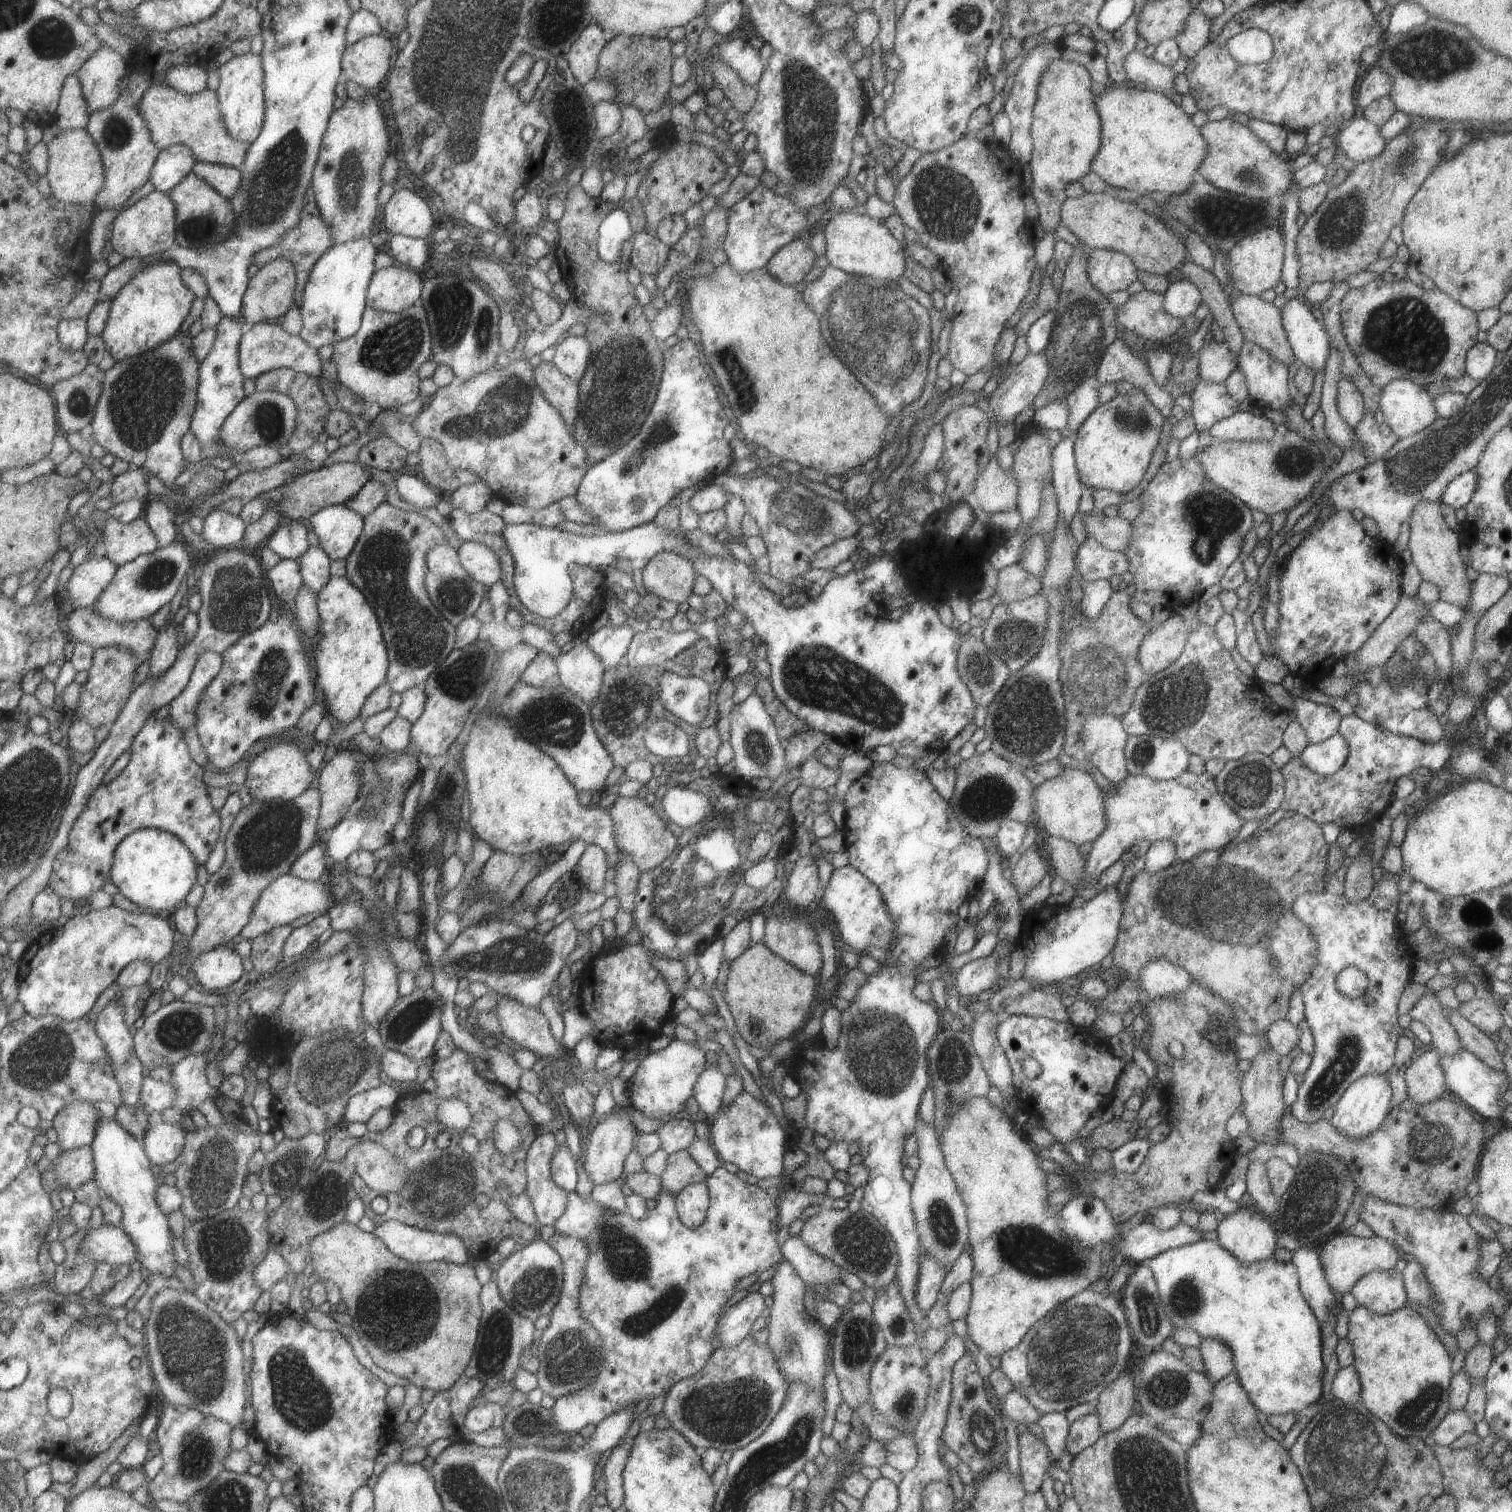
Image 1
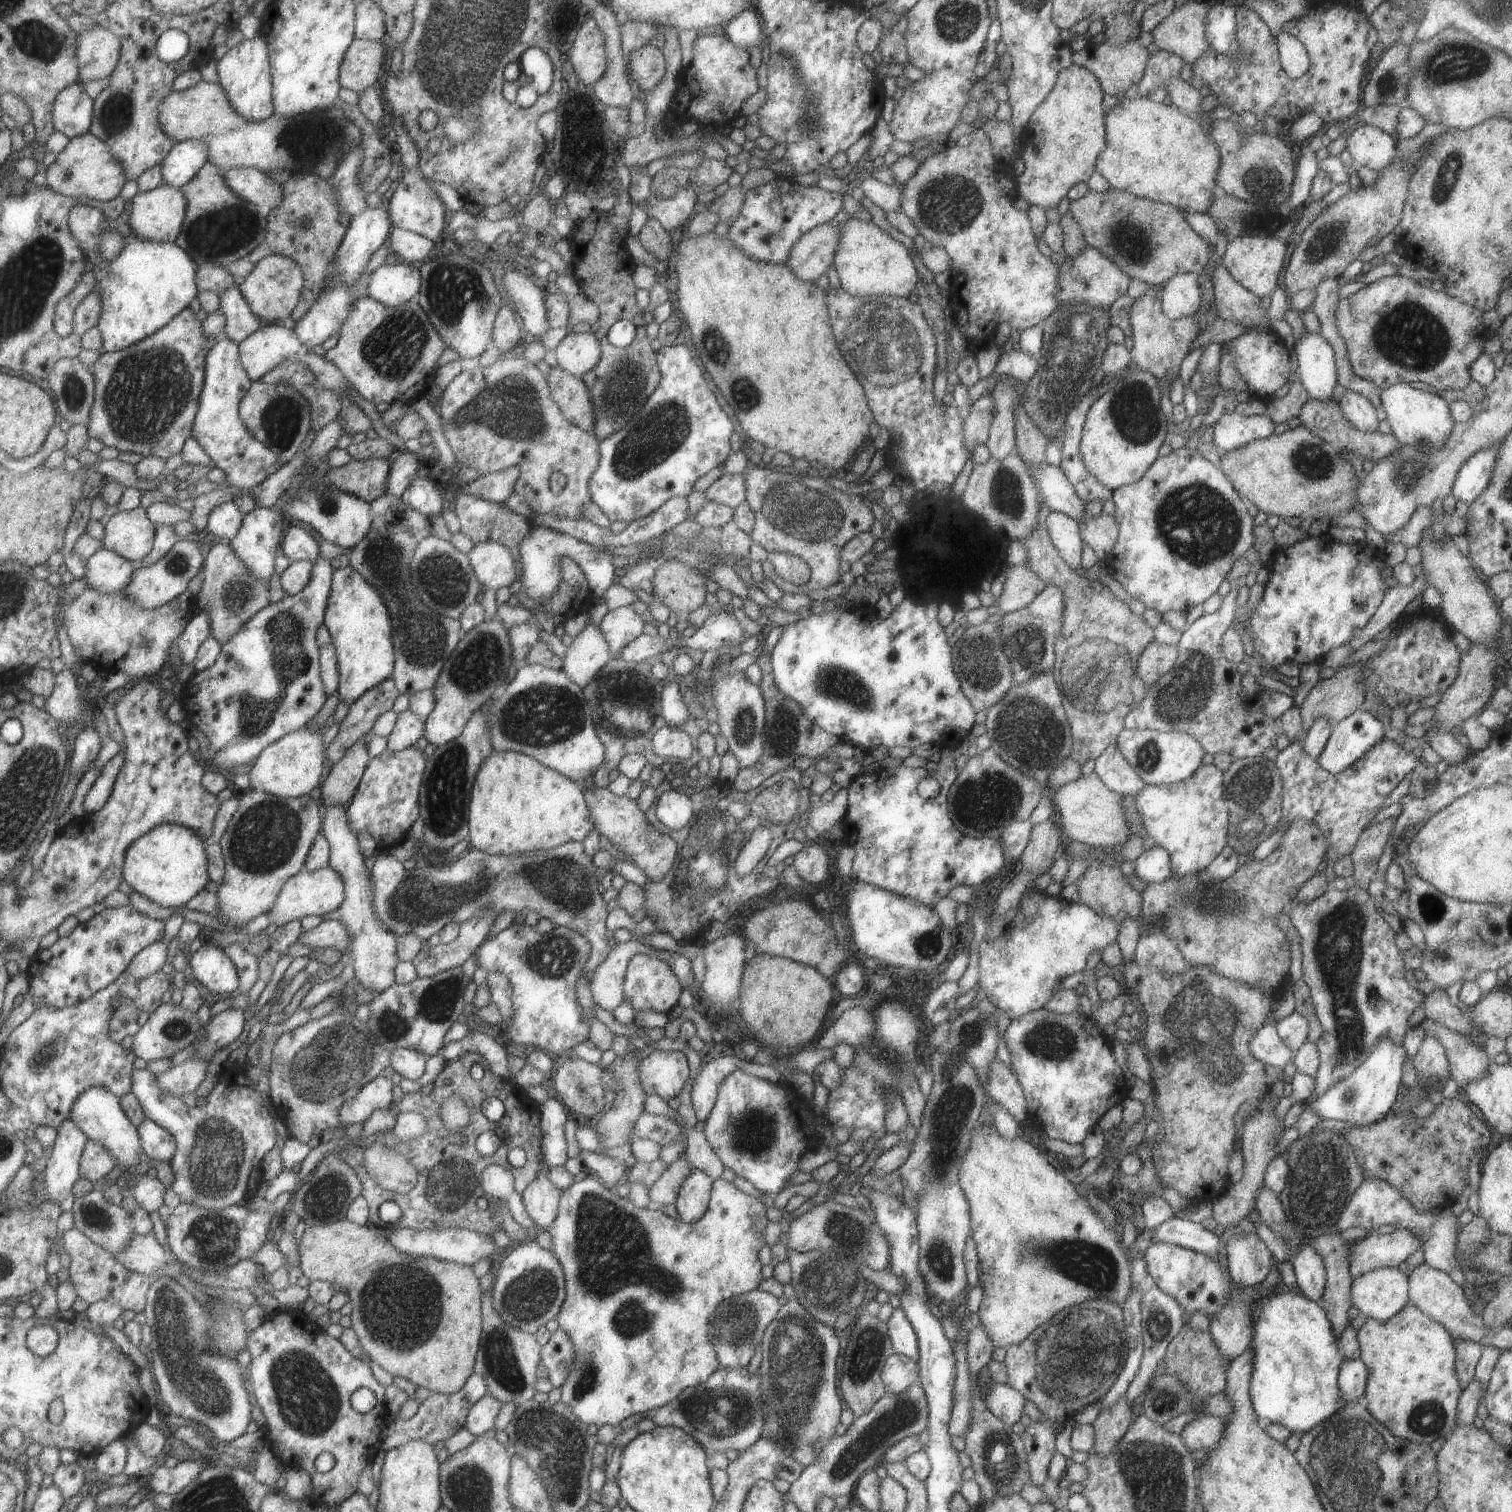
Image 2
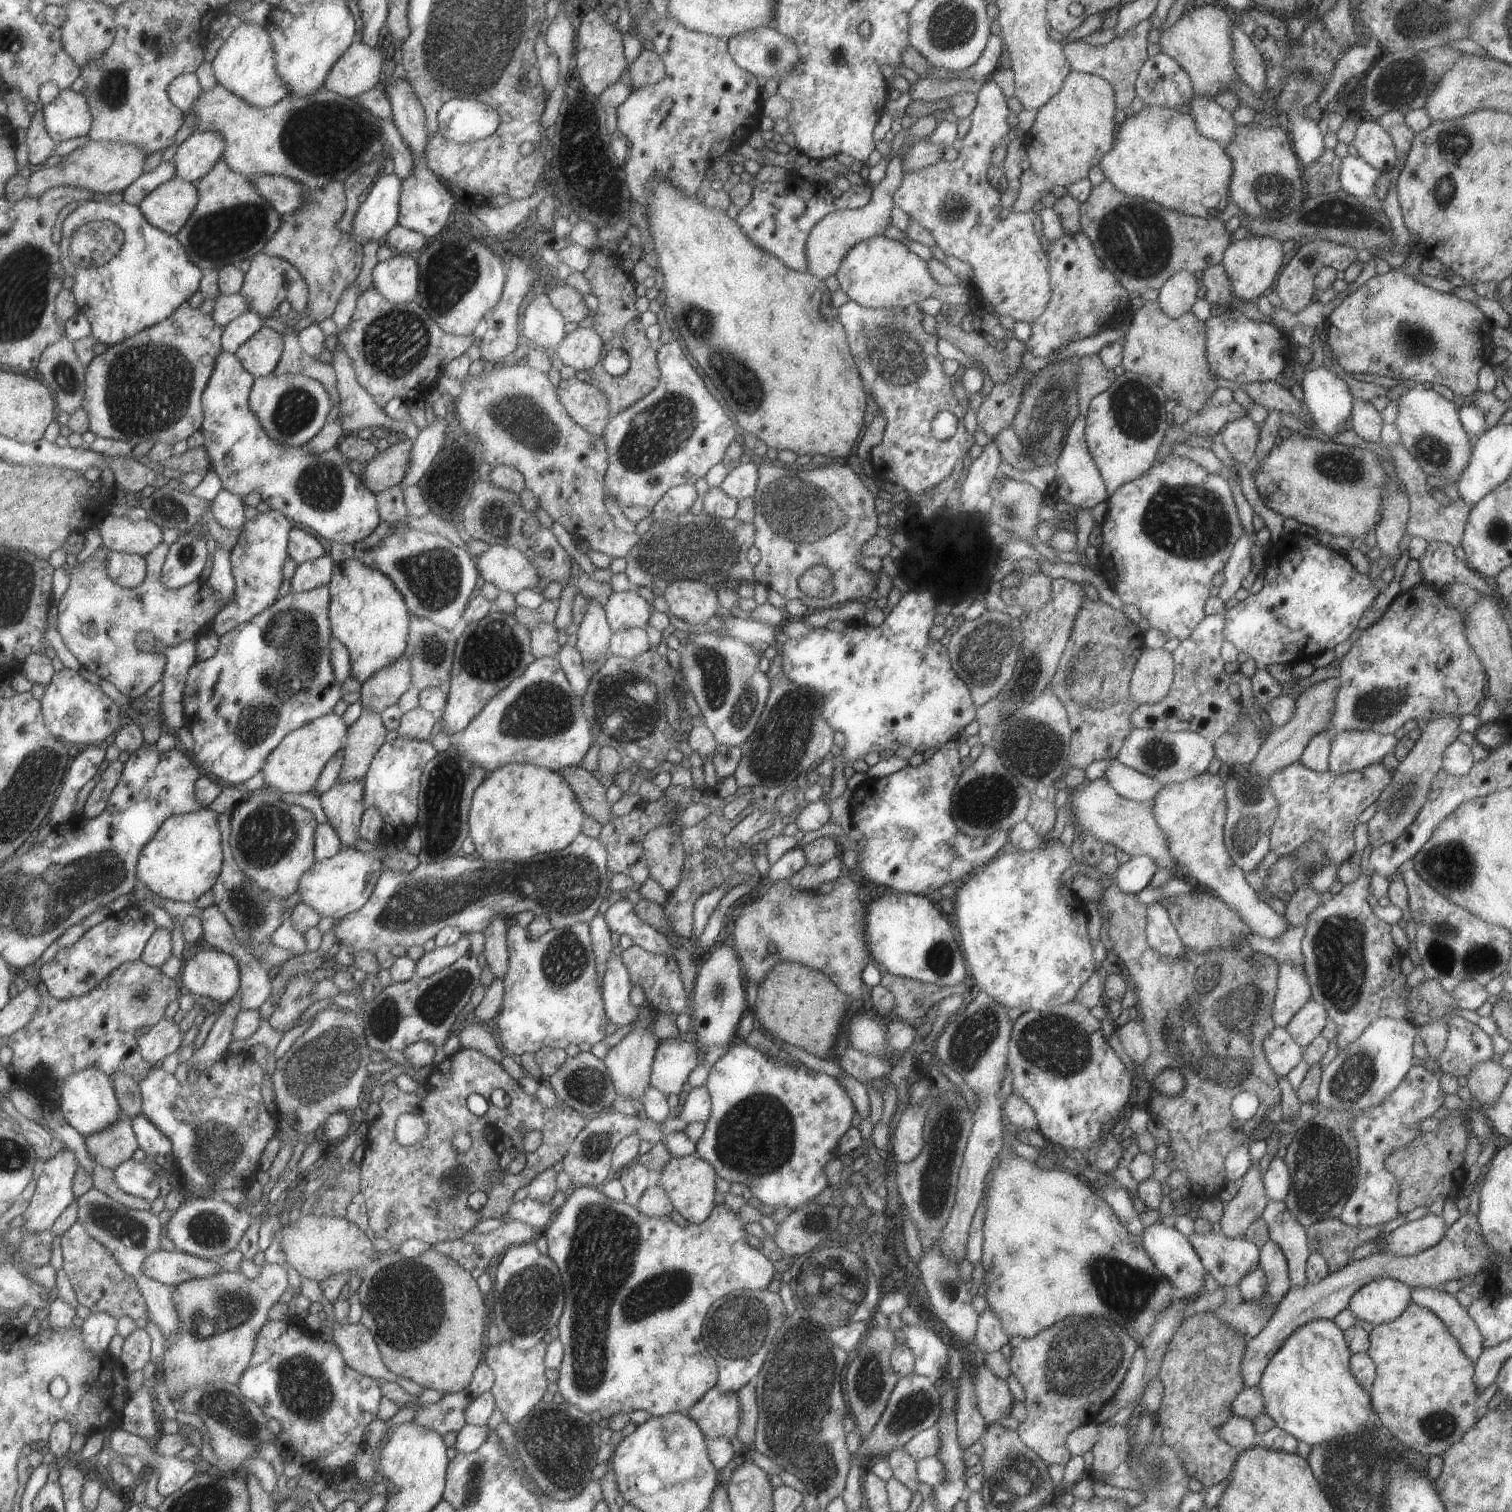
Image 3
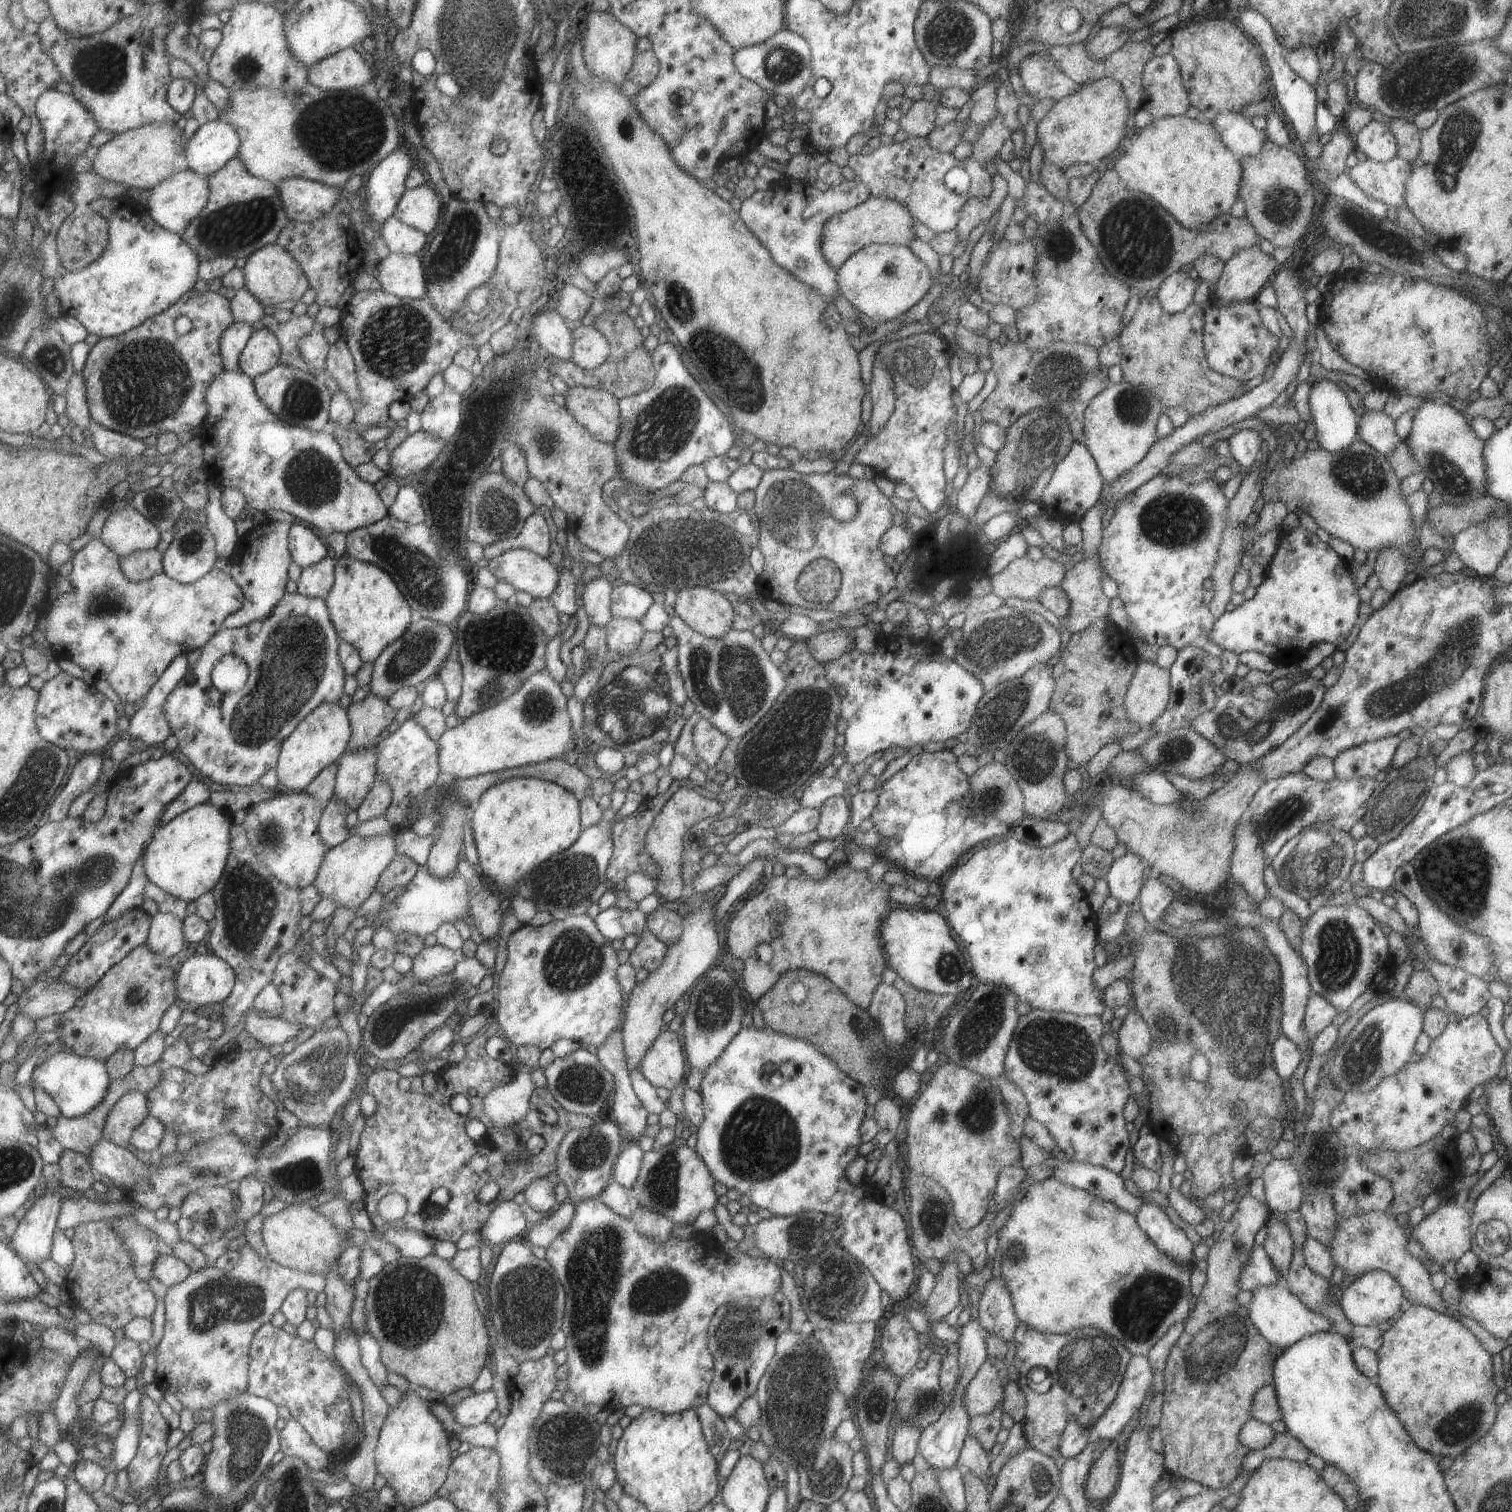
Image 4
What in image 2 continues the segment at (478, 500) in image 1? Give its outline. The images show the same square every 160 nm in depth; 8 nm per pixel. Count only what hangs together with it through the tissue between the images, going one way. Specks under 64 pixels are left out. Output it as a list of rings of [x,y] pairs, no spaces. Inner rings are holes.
[[[511,467],[503,472],[480,475],[464,487],[462,494],[504,504],[514,493],[515,481],[520,478],[521,473],[521,467]]]

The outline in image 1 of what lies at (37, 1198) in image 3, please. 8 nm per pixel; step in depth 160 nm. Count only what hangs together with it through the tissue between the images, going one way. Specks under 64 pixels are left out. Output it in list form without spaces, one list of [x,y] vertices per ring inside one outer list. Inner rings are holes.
[[[77,1102],[55,1118],[60,1154],[92,1145],[99,1123],[99,1111],[93,1102]]]

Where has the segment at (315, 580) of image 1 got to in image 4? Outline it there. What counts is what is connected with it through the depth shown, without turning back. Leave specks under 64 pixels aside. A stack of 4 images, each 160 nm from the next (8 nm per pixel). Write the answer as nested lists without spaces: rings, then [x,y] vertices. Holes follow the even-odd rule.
[[[299,592],[297,593],[287,593],[282,601],[279,602],[277,608],[273,610],[267,618],[263,620],[256,620],[255,622],[250,622],[247,626],[242,626],[236,629],[222,628],[218,630],[217,633],[211,637],[211,640],[204,646],[201,650],[201,656],[190,666],[191,680],[190,684],[186,682],[181,682],[175,690],[171,693],[171,696],[167,699],[166,713],[169,719],[170,725],[174,730],[174,736],[179,740],[178,750],[181,750],[188,760],[193,764],[201,774],[210,778],[213,782],[217,782],[223,786],[223,788],[242,788],[242,787],[257,787],[259,778],[269,772],[271,768],[276,768],[278,765],[278,760],[280,754],[282,753],[283,743],[289,738],[290,734],[298,728],[299,725],[314,712],[318,706],[323,703],[337,704],[343,694],[345,694],[345,680],[347,680],[346,668],[342,665],[342,658],[339,654],[339,649],[342,644],[343,638],[338,633],[335,628],[334,622],[332,621],[332,616],[330,613],[330,608],[327,601],[321,597],[310,597]],[[227,655],[239,655],[246,660],[247,664],[250,666],[250,677],[249,682],[235,694],[221,692],[213,682],[212,674],[215,665]]]

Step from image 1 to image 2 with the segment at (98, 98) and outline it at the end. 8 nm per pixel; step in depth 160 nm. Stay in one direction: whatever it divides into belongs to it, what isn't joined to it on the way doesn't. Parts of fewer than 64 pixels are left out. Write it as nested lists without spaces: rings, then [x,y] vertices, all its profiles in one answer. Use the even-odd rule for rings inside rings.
[[[98,24],[93,30],[79,35],[78,45],[80,81],[84,83],[102,78],[109,79],[122,57],[122,40],[113,31]]]

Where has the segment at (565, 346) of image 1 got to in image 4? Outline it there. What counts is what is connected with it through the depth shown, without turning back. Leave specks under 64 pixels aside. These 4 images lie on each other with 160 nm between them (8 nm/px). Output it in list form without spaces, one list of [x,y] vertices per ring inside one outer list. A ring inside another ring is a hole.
[[[575,325],[573,327],[574,353],[570,358],[581,368],[591,370],[605,362],[610,345],[603,333],[594,326]]]

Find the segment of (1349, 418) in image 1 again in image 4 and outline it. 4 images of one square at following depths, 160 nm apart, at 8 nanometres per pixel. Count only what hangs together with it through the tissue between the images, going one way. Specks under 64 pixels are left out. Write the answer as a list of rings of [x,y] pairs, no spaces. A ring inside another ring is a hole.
[[[1365,409],[1358,419],[1357,435],[1379,454],[1389,455],[1400,442],[1394,431],[1394,422],[1383,411]]]

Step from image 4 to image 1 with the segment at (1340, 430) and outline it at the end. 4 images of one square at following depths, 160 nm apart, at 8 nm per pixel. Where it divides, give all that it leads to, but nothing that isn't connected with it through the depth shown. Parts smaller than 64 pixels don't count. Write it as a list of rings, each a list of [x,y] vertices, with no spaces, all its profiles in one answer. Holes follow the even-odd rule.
[[[1302,298],[1287,300],[1280,310],[1281,326],[1297,363],[1317,372],[1325,372],[1329,342],[1322,324],[1311,314]]]

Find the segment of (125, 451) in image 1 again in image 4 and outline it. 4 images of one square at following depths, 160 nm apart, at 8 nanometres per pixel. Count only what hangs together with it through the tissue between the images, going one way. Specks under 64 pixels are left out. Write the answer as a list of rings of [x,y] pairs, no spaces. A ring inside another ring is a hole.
[[[191,290],[171,308],[148,318],[141,326],[113,338],[100,339],[93,346],[82,372],[88,390],[92,419],[109,430],[141,440],[153,435],[159,437],[160,434],[168,432],[191,433],[191,430],[201,428],[210,413],[207,391],[226,369],[222,355],[222,334],[236,321],[231,298],[231,294],[221,296],[215,291],[207,291],[201,295]],[[185,315],[191,320],[193,327],[186,335],[179,336],[175,330],[175,322],[179,316]]]

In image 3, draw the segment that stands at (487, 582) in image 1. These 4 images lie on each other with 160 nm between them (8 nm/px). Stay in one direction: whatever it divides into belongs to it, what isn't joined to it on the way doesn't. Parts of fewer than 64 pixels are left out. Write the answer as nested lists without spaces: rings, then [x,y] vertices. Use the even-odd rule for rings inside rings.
[[[491,545],[475,559],[485,582],[492,582],[508,593],[521,593],[542,581],[538,566],[522,550],[512,546]]]

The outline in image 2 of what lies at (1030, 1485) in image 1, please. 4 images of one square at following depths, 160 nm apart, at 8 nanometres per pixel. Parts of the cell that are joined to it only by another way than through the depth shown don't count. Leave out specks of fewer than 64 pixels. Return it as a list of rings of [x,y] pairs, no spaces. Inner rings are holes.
[[[1102,1298],[1075,1304],[1069,1312],[1067,1309],[1056,1312],[1019,1344],[1005,1348],[1002,1362],[1006,1368],[1006,1384],[1018,1390],[1026,1401],[1035,1404],[1043,1415],[1039,1422],[1032,1422],[1020,1434],[1029,1484],[1041,1489],[1048,1477],[1047,1466],[1056,1451],[1054,1426],[1073,1418],[1074,1413],[1085,1405],[1100,1400],[1115,1382],[1126,1356],[1127,1333],[1121,1306]]]

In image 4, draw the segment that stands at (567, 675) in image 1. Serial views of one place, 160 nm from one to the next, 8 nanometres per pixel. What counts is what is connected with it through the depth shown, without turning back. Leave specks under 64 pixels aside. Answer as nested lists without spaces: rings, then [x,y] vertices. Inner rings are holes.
[[[603,574],[595,580],[582,584],[580,589],[584,610],[589,625],[603,627],[612,617],[610,615],[610,592],[613,586],[609,585]]]

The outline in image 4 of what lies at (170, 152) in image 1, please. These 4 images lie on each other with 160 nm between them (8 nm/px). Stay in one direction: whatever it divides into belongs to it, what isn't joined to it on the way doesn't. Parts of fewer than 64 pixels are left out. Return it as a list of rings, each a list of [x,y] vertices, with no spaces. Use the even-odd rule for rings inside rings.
[[[219,118],[213,122],[201,125],[199,130],[190,138],[186,144],[186,158],[188,168],[197,171],[204,177],[210,177],[221,170],[233,157],[239,156],[242,140],[240,132],[228,122]]]

